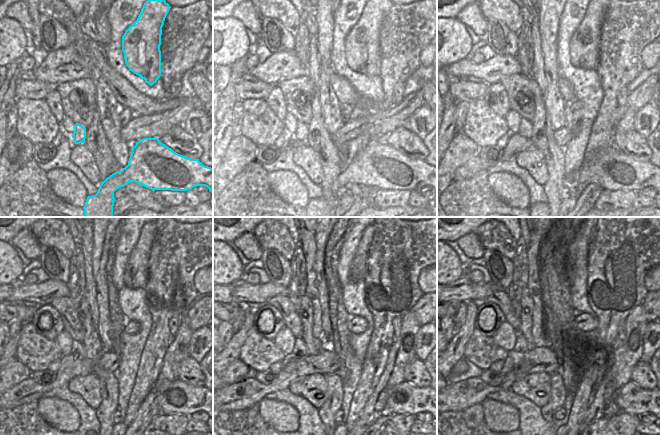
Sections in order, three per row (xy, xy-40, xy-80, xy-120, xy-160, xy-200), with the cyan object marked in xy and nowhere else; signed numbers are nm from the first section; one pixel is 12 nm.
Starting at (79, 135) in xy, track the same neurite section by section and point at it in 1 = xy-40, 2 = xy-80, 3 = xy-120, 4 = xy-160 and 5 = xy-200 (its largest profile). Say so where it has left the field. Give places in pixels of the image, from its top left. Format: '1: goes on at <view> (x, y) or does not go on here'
1: goes on at xy-40 (301, 135)
2: goes on at xy-80 (526, 128)
3: goes on at xy-120 (78, 351)
4: goes on at xy-160 (300, 348)
5: goes on at xy-200 (521, 345)

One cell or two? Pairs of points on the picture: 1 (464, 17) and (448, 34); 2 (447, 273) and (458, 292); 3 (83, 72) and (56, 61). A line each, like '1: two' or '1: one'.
1: two
2: two
3: one

